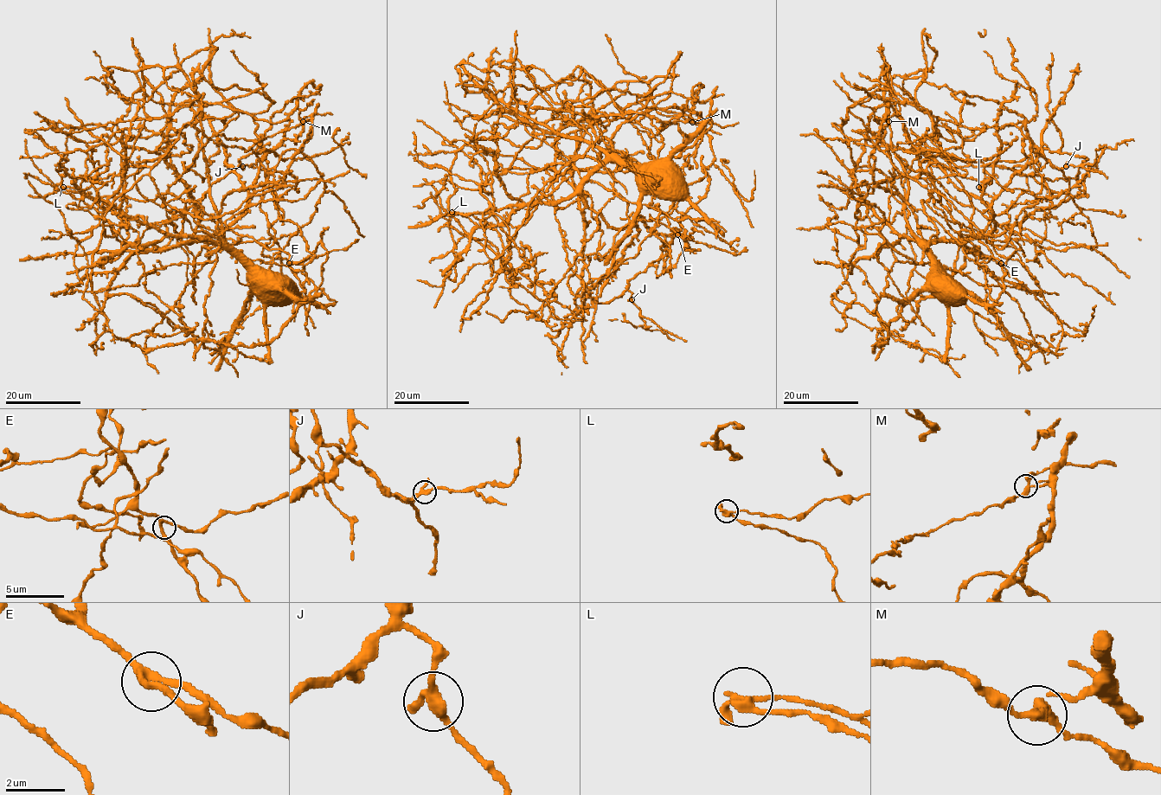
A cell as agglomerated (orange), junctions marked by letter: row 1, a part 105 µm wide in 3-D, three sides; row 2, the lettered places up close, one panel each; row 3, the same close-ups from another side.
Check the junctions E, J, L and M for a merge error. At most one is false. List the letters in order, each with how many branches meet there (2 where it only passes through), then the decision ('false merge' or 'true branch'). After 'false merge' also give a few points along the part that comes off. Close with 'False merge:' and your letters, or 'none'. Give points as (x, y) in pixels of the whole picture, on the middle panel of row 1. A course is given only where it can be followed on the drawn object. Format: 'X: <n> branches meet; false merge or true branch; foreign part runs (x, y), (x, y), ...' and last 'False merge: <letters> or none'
E: 3 branches meet; true branch
J: 3 branches meet; true branch
L: 3 branches meet; false merge; foreign part runs (452, 212), (471, 214), (483, 221), (500, 226)
M: 3 branches meet; true branch
False merge: L

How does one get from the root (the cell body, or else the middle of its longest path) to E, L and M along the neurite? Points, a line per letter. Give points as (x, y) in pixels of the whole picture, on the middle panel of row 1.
E: (666, 183), (705, 219), (676, 221), (662, 212), (670, 214), (680, 195), (665, 213), (668, 226), (677, 234)
L: (666, 183), (652, 186), (581, 118), (537, 133), (508, 169), (574, 161), (524, 224), (477, 226), (452, 212)
M: (666, 183), (651, 186), (608, 155), (611, 137), (623, 123), (652, 109), (685, 106), (701, 114), (692, 122)

